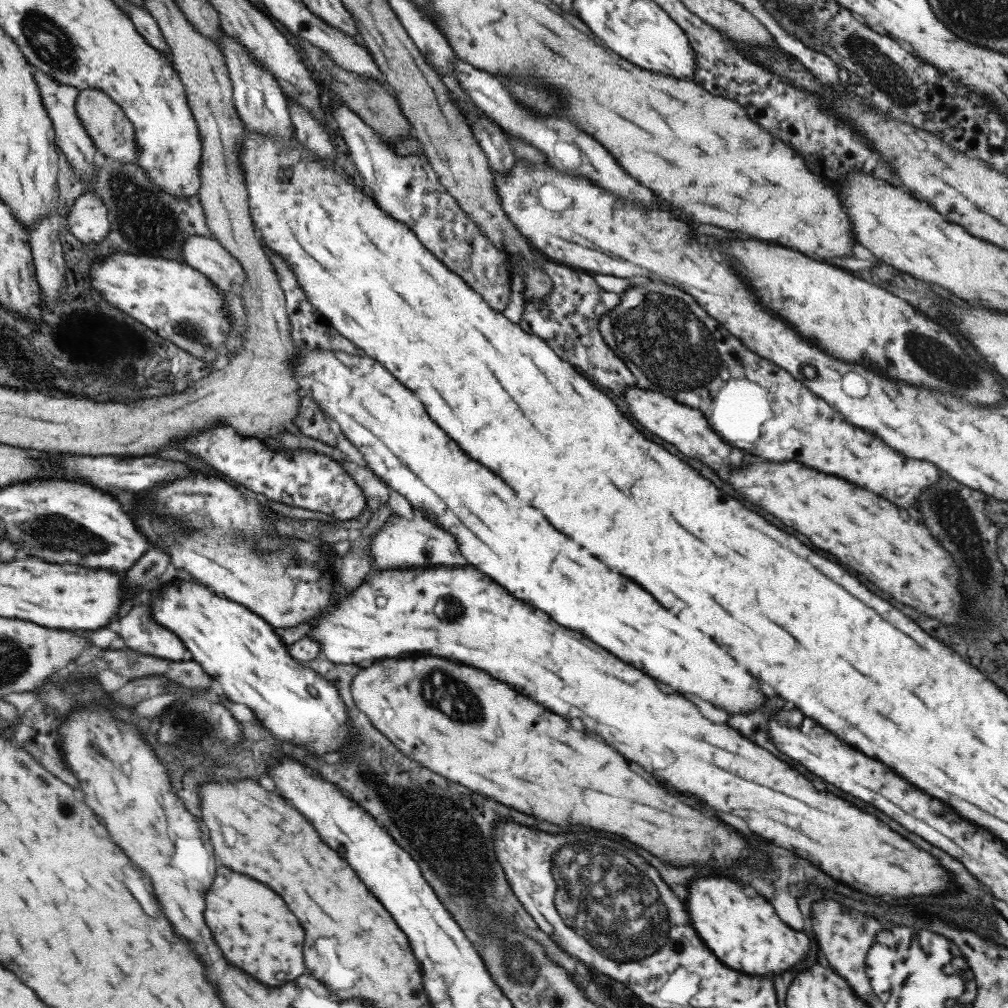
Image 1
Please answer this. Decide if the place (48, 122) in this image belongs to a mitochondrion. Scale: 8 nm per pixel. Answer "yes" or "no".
no

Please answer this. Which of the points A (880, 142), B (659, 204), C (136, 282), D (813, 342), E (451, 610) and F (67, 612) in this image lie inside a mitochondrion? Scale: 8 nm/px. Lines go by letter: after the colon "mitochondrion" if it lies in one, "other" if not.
A: other
B: other
C: other
D: other
E: mitochondrion
F: other

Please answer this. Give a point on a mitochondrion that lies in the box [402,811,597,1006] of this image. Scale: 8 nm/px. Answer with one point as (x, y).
(519, 964)

